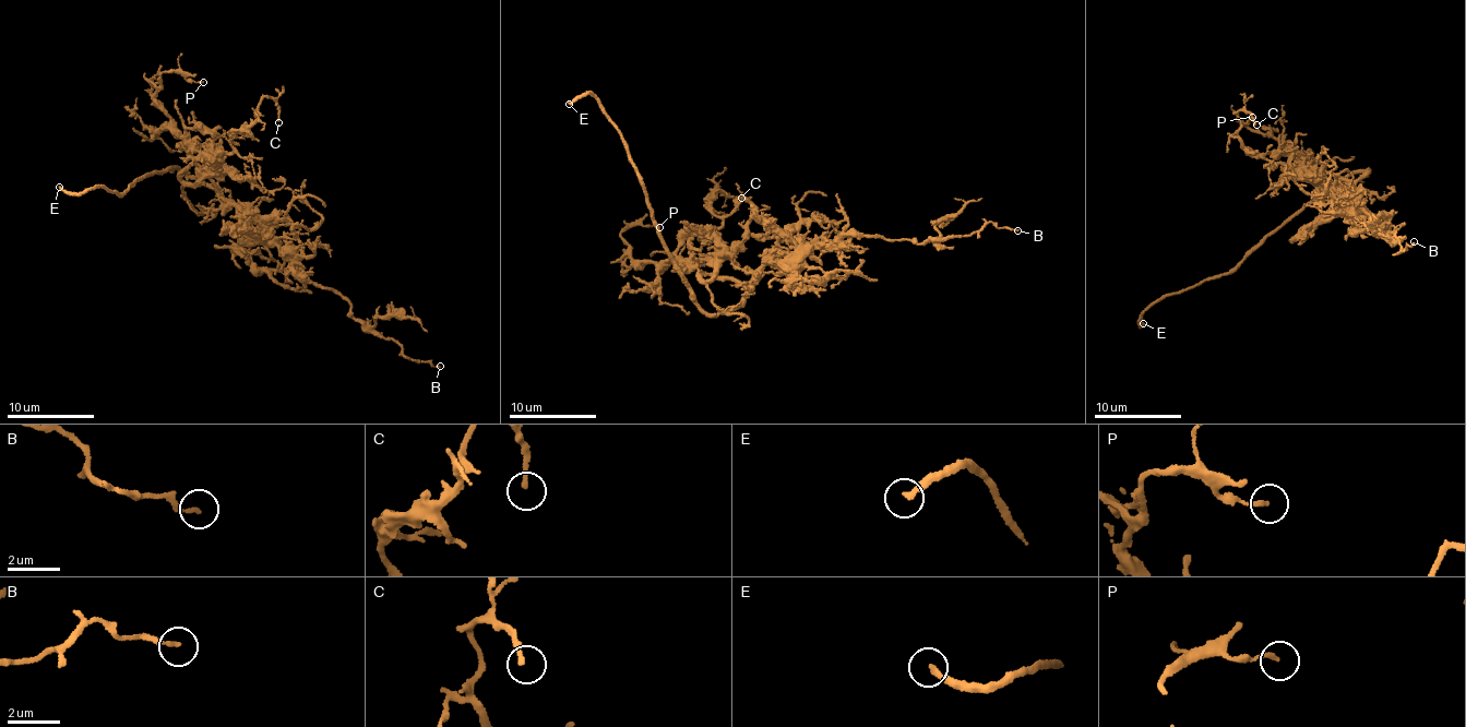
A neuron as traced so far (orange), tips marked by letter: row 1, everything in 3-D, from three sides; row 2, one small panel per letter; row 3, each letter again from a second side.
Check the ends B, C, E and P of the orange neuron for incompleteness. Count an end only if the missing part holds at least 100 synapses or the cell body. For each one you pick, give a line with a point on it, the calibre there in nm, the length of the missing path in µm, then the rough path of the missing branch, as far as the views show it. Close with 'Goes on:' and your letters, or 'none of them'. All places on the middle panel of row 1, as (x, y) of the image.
E: Place: (569, 104). Thickness 240 nm. Missing length about 40 µm
Goes on: E

